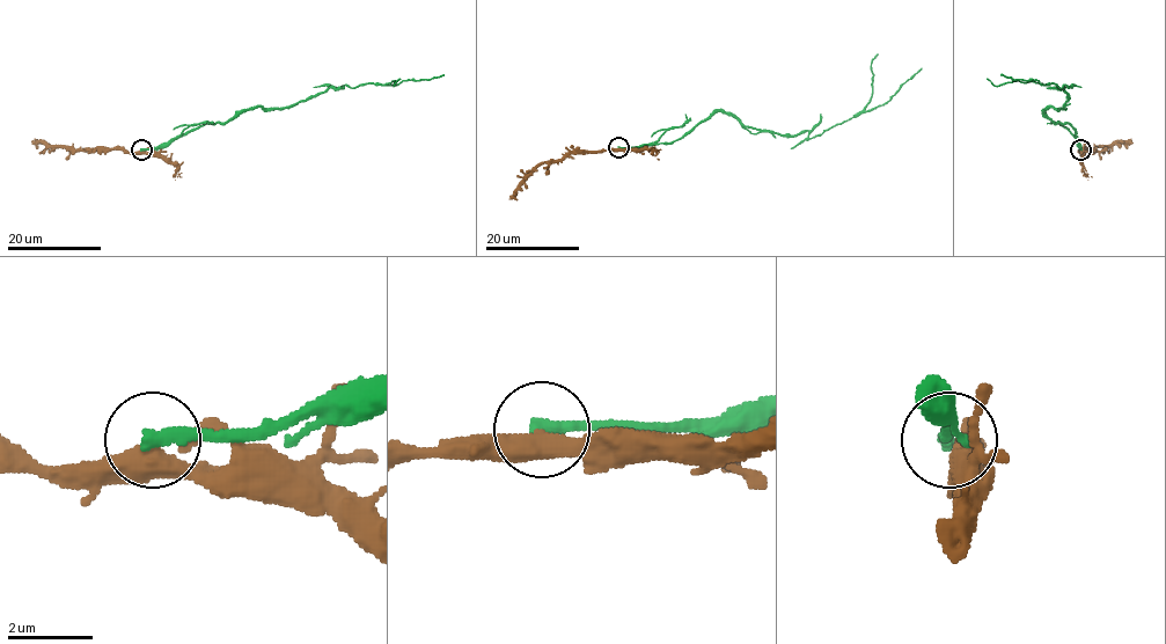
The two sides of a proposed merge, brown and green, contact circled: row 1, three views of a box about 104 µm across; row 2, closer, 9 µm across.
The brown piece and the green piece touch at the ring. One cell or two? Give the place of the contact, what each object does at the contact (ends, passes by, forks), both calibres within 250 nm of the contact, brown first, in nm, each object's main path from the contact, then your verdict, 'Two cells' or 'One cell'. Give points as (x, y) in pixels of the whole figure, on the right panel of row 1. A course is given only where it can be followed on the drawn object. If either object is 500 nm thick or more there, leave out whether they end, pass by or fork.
Place: (1080, 149). At the ring brown forks. At the ring green ends. Thickness 320 nm (brown) against 360 nm. Course of brown: (1080, 149), (1083, 153), (1131, 140). Course of green: (1080, 149), (1069, 123), (1054, 122), (1044, 112), (1063, 107), (1068, 101), (1064, 88), (1071, 87), (1000, 74). Two cells

